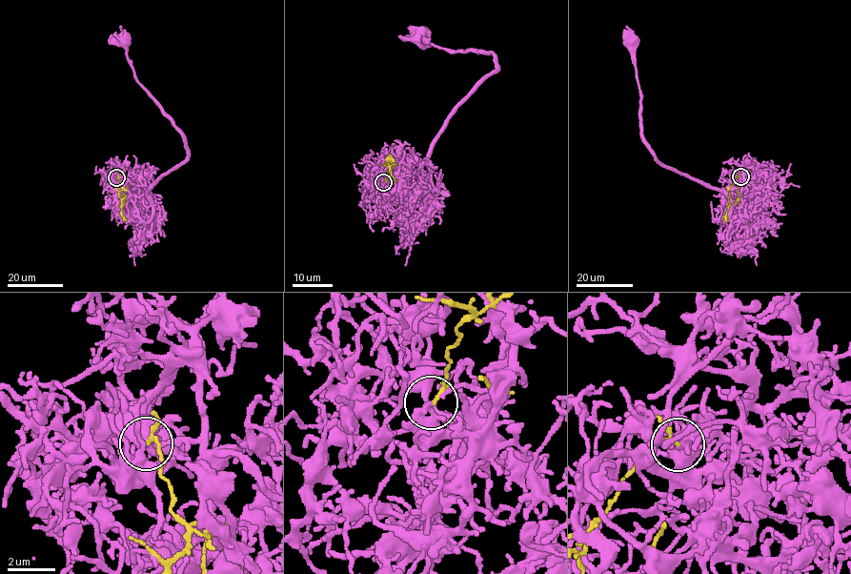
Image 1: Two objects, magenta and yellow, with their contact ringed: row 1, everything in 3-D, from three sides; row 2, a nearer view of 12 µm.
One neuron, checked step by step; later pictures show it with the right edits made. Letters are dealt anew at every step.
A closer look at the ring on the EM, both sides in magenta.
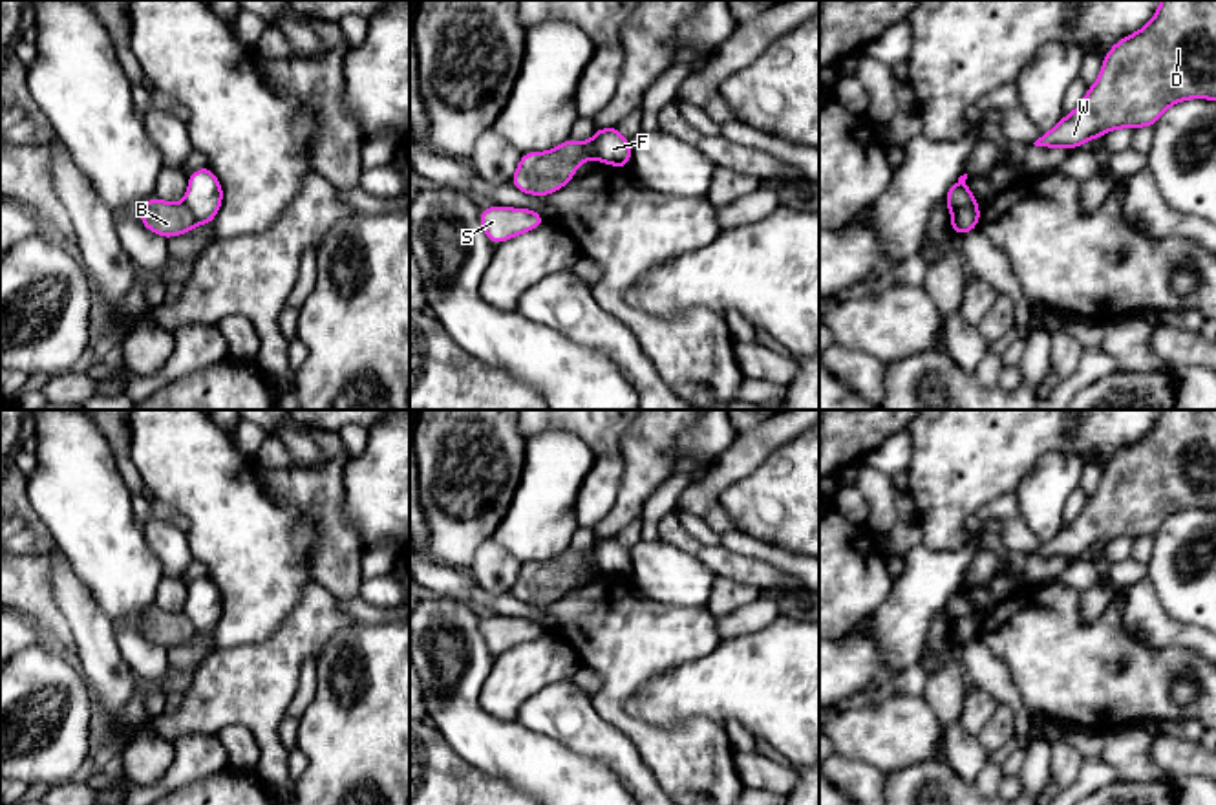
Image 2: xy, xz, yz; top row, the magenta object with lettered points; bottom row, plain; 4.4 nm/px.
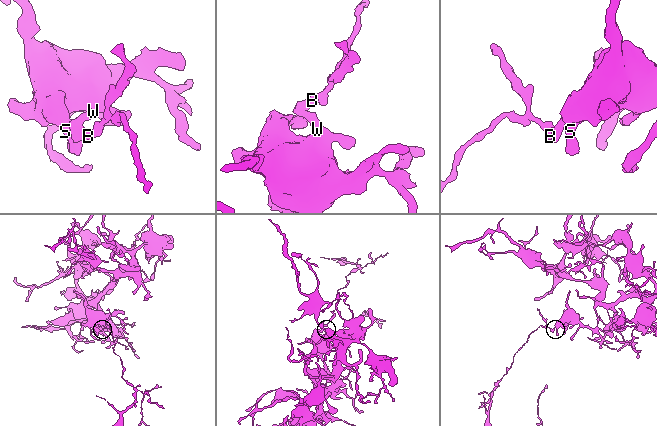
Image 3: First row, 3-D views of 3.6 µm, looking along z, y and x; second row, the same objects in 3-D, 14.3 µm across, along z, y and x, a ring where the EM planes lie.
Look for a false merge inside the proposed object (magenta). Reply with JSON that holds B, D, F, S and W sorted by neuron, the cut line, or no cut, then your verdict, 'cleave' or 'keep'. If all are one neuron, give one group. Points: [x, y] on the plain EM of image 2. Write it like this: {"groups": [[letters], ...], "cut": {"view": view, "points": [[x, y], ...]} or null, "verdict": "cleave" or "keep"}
{"groups": [["B", "D", "S", "W"], ["F"]], "cut": {"view": "yz", "points": [[975, 613], [951, 621]]}, "verdict": "cleave"}

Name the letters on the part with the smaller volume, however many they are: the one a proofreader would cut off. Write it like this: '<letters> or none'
F

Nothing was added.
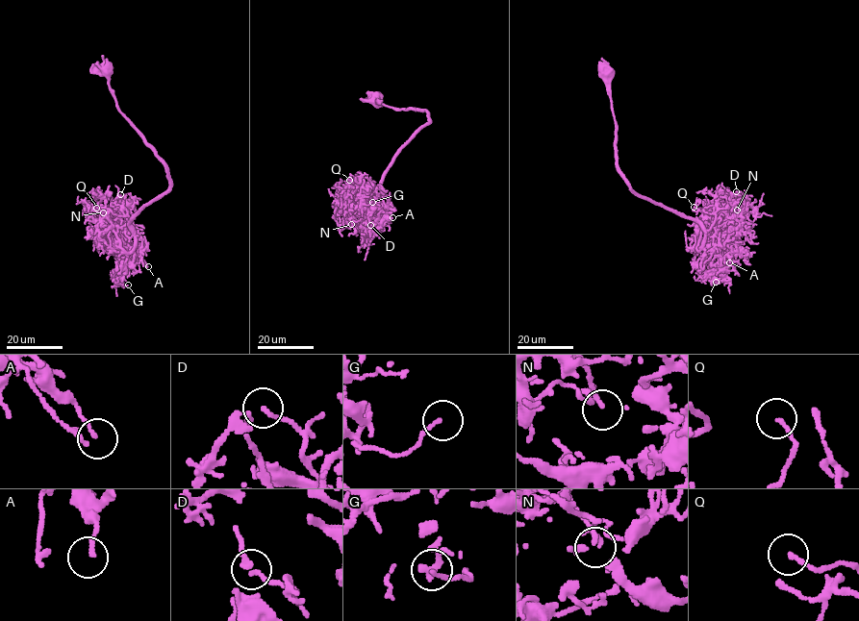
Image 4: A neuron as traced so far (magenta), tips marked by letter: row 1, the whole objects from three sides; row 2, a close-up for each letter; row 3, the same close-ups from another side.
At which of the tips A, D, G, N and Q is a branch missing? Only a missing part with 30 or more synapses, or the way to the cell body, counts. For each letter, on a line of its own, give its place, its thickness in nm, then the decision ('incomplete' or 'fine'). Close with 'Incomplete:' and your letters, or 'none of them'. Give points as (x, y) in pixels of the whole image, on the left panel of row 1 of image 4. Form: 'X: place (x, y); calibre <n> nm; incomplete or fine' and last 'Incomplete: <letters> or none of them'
A: place (148, 266); calibre 140 nm; fine
D: place (120, 194); calibre 130 nm; fine
G: place (128, 285); calibre 140 nm; fine
N: place (103, 212); calibre 80 nm; fine
Q: place (96, 208); calibre 160 nm; fine
Incomplete: none of them

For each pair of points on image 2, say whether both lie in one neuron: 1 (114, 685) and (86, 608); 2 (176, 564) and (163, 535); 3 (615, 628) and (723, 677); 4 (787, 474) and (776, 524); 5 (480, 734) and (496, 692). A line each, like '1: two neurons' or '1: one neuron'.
1: one neuron
2: one neuron
3: two neurons
4: one neuron
5: two neurons

